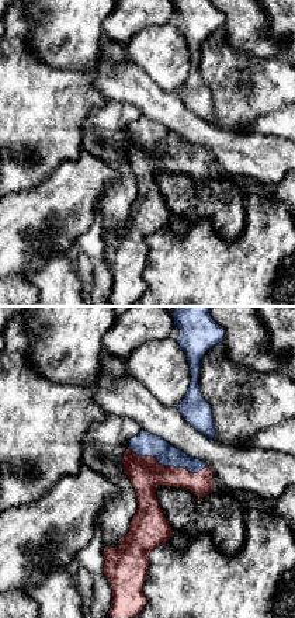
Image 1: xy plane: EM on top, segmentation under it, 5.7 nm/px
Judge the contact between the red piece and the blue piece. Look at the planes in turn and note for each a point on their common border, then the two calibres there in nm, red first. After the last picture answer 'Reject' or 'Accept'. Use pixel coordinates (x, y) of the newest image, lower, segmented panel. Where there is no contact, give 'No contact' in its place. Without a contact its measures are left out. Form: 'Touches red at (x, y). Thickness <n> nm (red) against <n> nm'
Touches red at (169, 467). Thickness 190 nm (red) against 140 nm

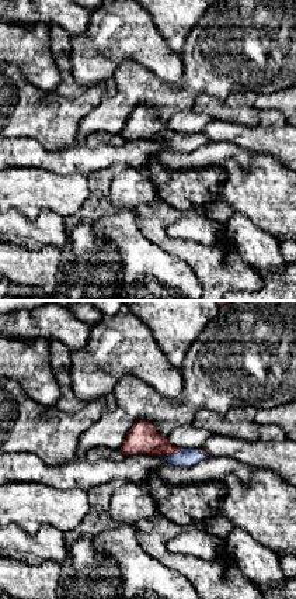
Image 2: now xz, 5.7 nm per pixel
Touches red at (170, 454). Thickness 180 nm (red) against 110 nm

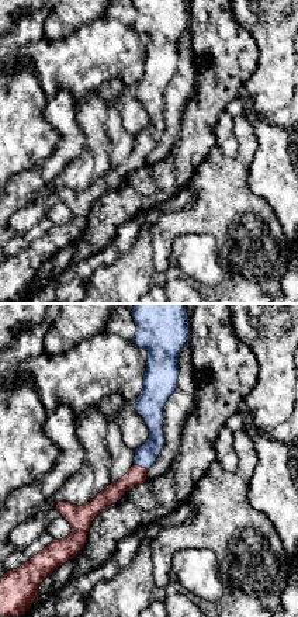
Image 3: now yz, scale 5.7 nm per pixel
Touches red at (141, 467). Thickness 110 nm (red) against 120 nm

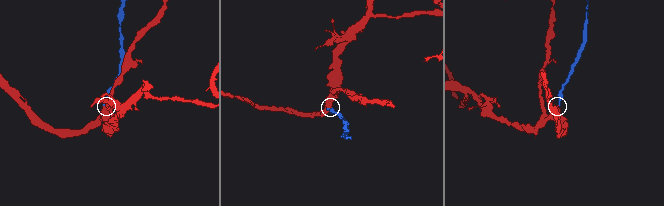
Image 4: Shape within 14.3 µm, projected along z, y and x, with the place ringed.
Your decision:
Accept

